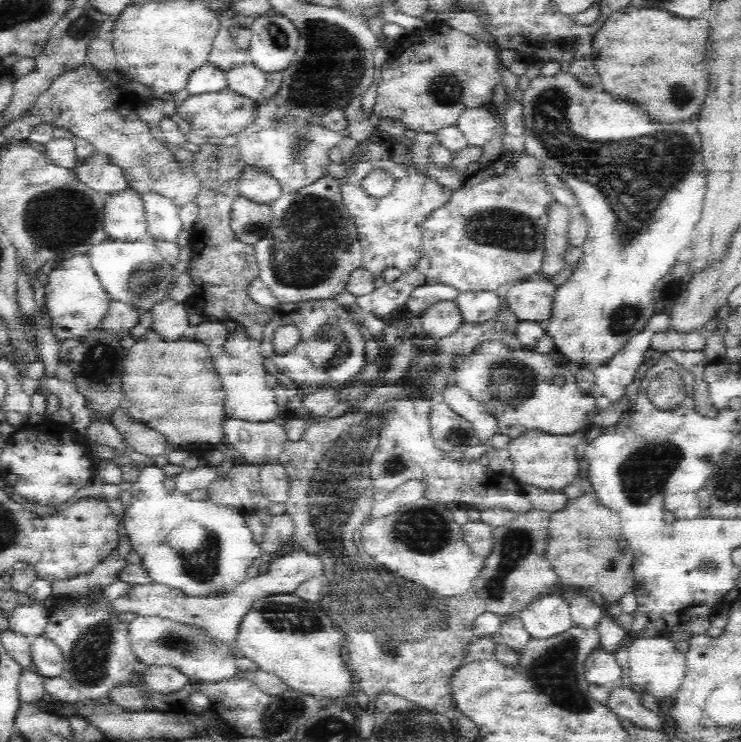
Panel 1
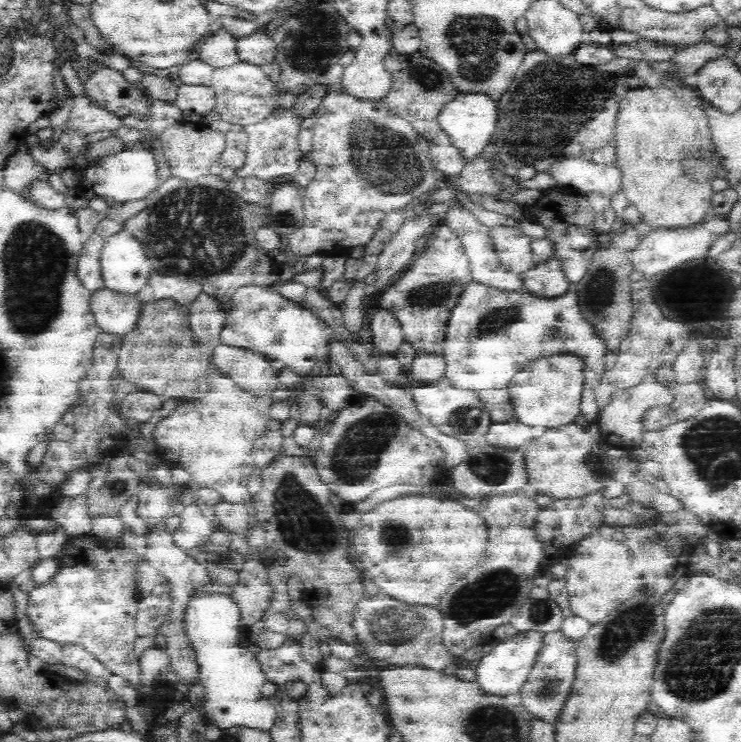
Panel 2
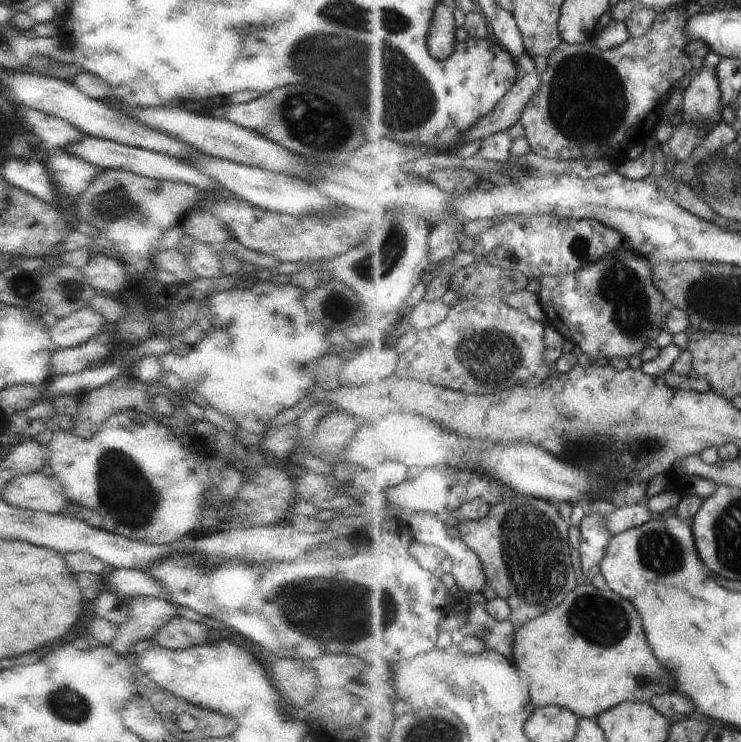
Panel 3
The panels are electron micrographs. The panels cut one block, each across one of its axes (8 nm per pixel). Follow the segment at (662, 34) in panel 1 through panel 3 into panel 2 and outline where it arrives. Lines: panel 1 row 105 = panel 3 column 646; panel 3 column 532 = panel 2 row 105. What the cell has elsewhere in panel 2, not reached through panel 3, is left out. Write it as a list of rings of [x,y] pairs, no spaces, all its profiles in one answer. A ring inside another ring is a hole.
[[[682,80],[631,90],[620,102],[615,122],[615,166],[621,172],[621,190],[627,201],[638,208],[642,223],[652,232],[659,229],[694,229],[707,222],[711,200],[715,194],[712,182],[721,164],[715,151],[709,122],[699,95]]]

